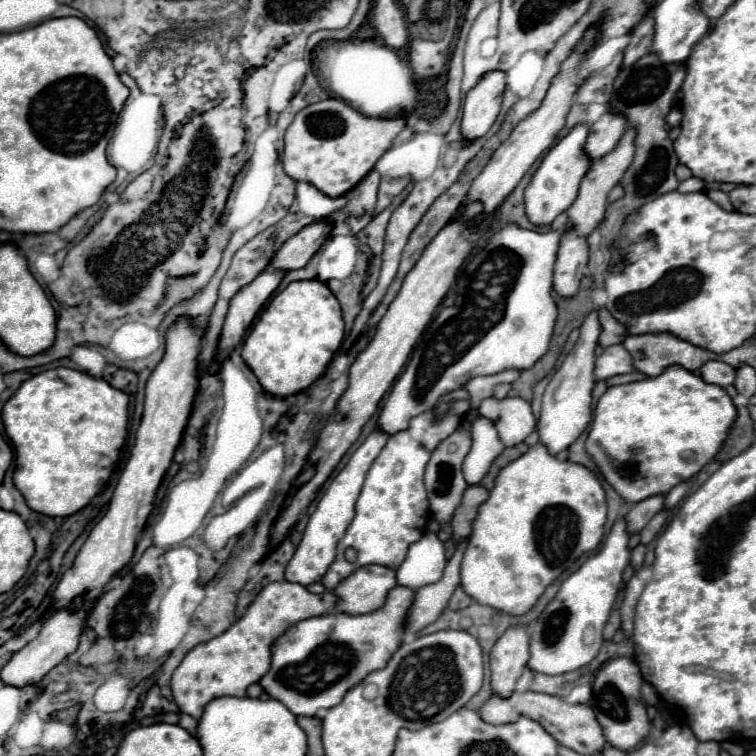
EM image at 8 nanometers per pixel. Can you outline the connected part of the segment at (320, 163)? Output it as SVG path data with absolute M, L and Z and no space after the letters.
M326 99L304 107L286 129L284 171L294 181L312 183L330 197L340 197L356 187L376 161L392 147L394 137L404 129L406 119L374 119L366 117L340 99Z

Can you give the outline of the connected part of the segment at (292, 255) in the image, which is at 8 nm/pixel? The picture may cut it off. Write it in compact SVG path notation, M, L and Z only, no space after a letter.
M316 221L308 227L304 227L298 235L290 237L272 257L270 265L274 269L302 269L310 257L318 251L318 247L324 243L324 239L330 233L330 225L326 221Z

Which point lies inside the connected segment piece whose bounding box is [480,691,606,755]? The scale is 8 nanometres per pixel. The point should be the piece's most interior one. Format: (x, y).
(574, 726)

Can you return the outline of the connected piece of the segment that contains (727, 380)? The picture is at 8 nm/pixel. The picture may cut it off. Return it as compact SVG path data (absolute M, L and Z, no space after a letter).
M724 361L704 363L700 369L700 375L706 383L714 383L718 387L728 387L728 385L734 385L734 381L736 381L736 369Z

